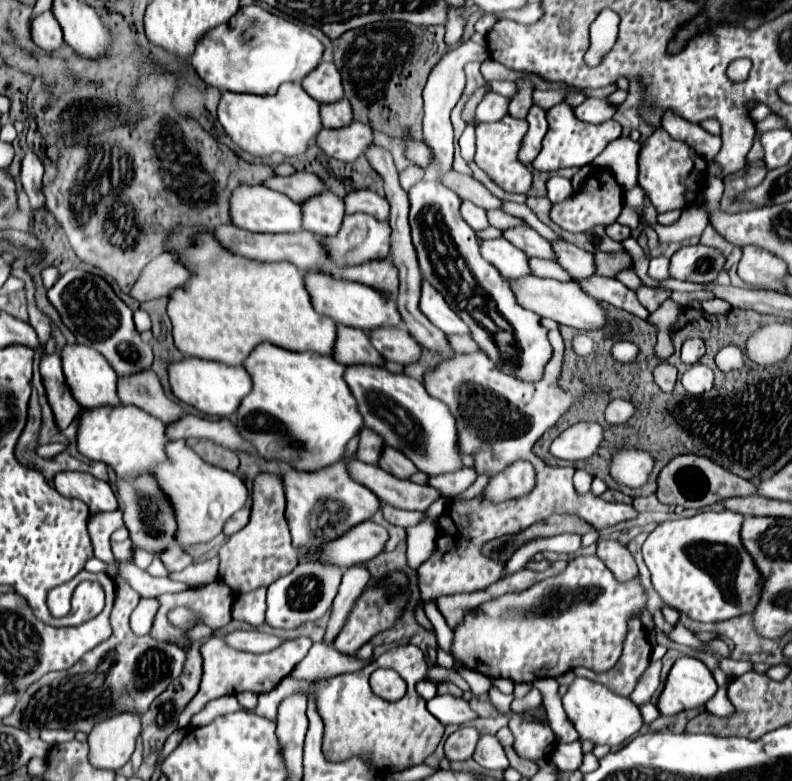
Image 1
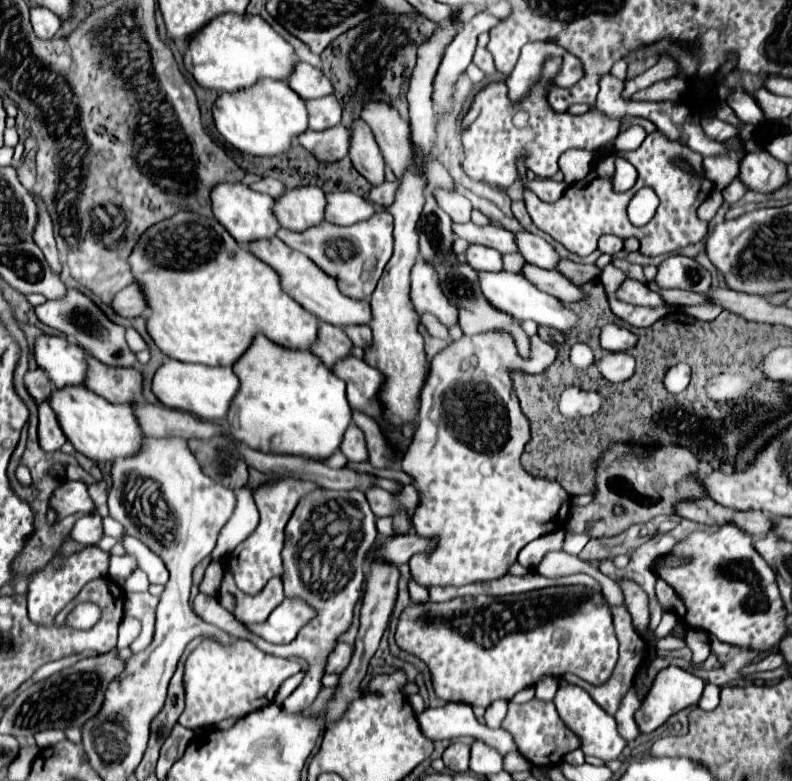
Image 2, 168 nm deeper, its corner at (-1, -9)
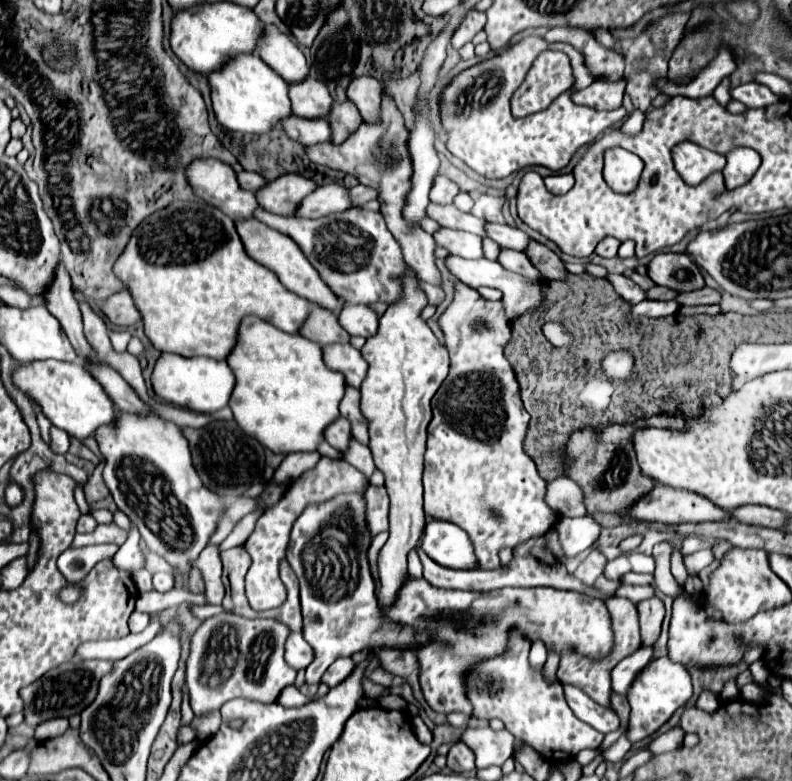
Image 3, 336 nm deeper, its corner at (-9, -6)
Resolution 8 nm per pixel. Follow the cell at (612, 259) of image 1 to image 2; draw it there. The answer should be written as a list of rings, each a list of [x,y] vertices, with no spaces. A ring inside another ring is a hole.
[[[563,259],[561,267],[557,267],[565,277],[569,277],[577,285],[585,285],[587,281],[597,281],[601,275],[601,269],[597,265],[581,265]]]

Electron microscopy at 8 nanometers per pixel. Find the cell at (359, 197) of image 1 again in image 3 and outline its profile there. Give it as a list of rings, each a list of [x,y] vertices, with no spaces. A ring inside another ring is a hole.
[[[325,184],[317,186],[311,194],[301,200],[301,204],[295,210],[295,218],[321,218],[331,212],[341,212],[351,208],[347,190],[341,184]]]

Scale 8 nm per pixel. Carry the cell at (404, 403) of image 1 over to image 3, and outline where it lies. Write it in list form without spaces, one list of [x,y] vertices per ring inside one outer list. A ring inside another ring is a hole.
[[[329,344],[323,348],[323,362],[331,370],[337,370],[345,376],[345,382],[353,384],[355,388],[361,386],[361,380],[367,376],[367,362],[363,360],[361,352],[355,350],[351,344]]]

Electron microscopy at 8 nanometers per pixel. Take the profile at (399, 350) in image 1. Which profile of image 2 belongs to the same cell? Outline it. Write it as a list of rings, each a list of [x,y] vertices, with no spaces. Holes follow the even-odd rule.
[[[347,327],[345,333],[349,335],[349,339],[353,339],[355,347],[369,349],[373,345],[373,333],[369,327]]]

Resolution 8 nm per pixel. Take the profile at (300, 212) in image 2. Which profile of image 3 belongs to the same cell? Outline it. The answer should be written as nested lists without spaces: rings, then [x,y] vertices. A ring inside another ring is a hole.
[[[283,174],[259,188],[255,194],[259,206],[267,212],[291,216],[293,208],[297,208],[305,194],[313,192],[313,186],[317,186],[313,180],[303,178],[299,174]]]

